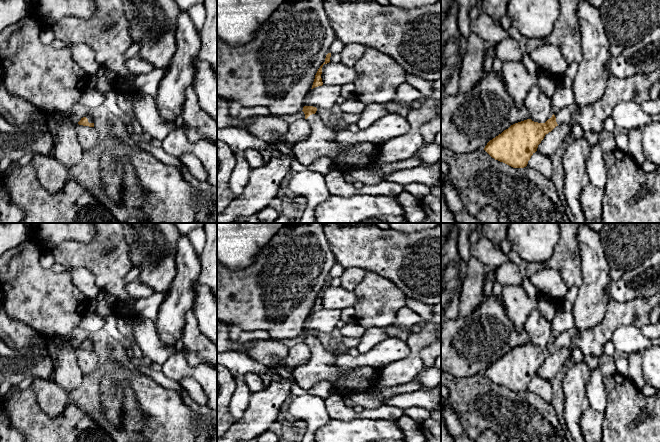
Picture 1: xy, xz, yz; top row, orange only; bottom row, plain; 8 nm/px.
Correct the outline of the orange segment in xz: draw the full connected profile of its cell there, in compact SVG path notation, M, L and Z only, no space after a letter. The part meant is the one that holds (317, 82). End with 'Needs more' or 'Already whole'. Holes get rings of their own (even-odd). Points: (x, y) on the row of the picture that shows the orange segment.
M328 53L326 55L325 62L320 66L320 68L318 69L318 71L317 71L317 73L315 75L315 79L314 79L314 82L313 82L313 85L312 85L311 89L323 85L322 78L321 78L322 67L323 67L324 64L327 64L327 63L330 62L330 57L331 57L331 53Z. Already whole

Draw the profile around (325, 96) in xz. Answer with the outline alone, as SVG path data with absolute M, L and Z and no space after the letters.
M322 85L311 89L304 99L304 106L331 109L341 96L341 86Z

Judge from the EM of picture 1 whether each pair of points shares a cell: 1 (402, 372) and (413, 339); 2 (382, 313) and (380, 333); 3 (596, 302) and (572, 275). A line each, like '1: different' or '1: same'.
1: same
2: different
3: different

